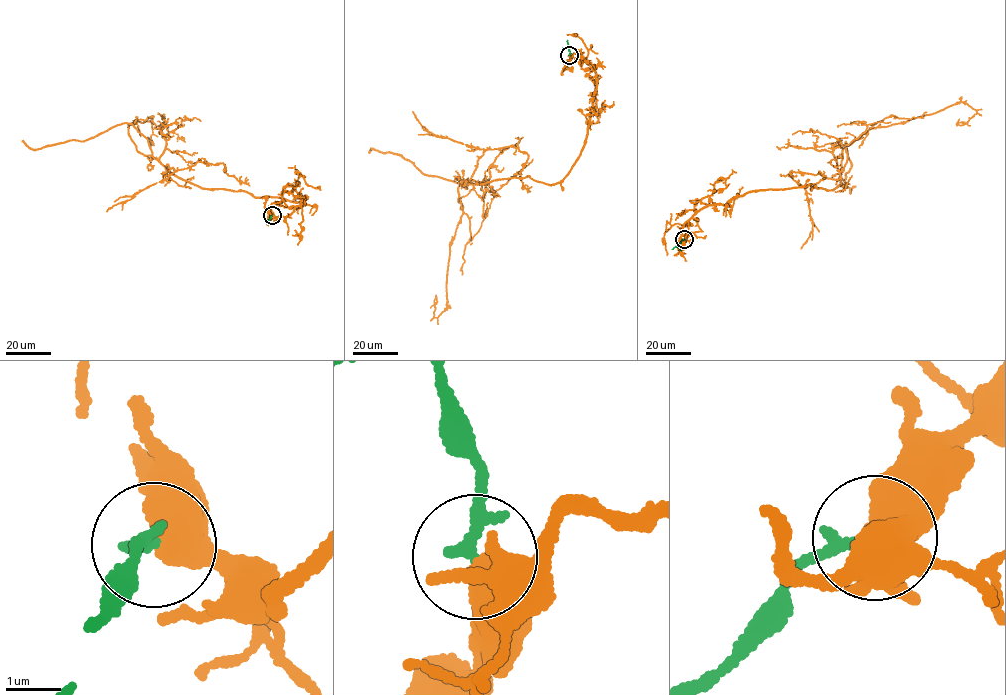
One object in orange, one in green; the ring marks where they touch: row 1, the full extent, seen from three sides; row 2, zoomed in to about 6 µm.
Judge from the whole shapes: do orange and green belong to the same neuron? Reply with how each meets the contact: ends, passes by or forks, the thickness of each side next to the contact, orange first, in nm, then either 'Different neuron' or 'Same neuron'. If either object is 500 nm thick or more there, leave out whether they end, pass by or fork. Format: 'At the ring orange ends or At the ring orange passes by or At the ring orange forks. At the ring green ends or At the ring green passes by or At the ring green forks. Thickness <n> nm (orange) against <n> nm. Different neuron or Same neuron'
Thickness 650 nm (orange) against 220 nm. Different neuron

